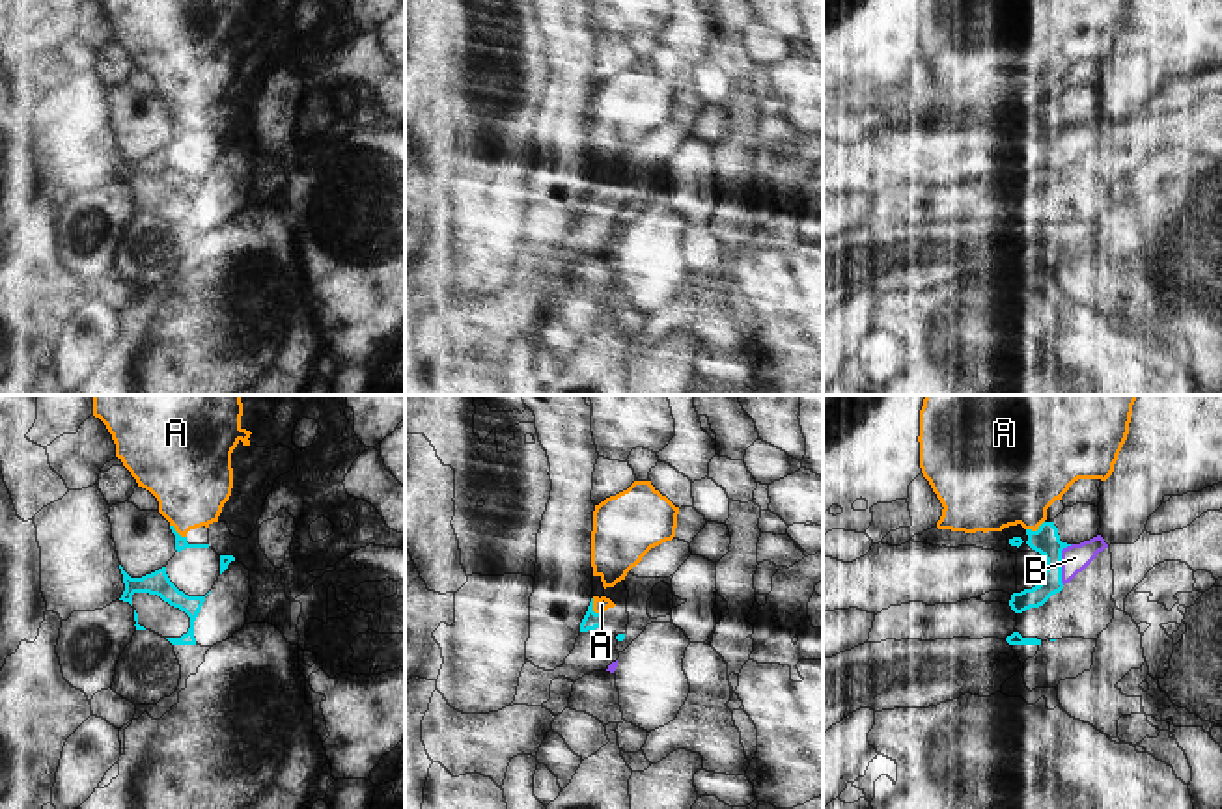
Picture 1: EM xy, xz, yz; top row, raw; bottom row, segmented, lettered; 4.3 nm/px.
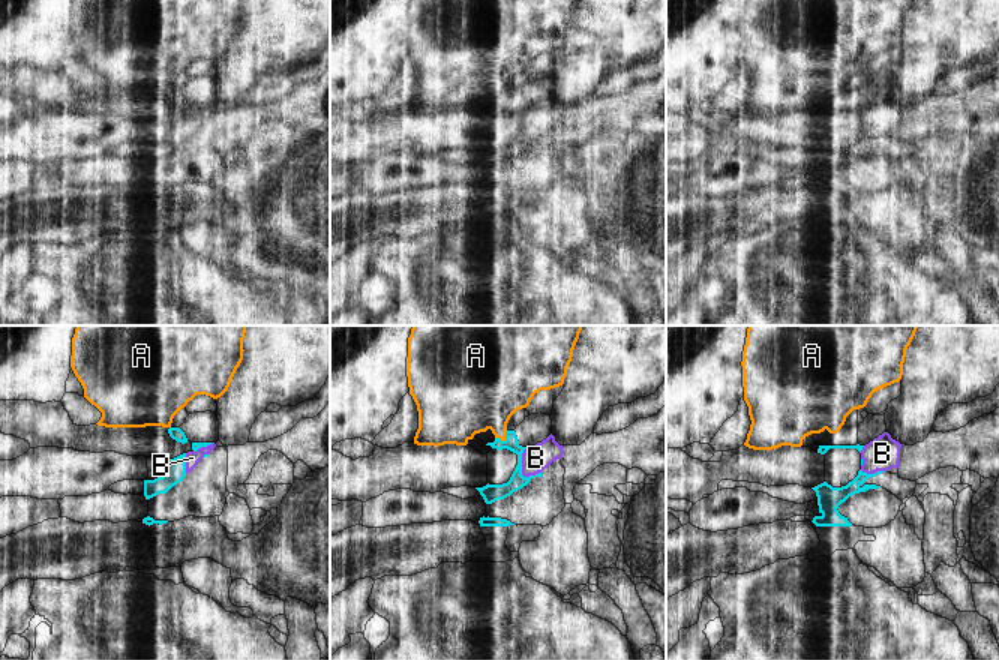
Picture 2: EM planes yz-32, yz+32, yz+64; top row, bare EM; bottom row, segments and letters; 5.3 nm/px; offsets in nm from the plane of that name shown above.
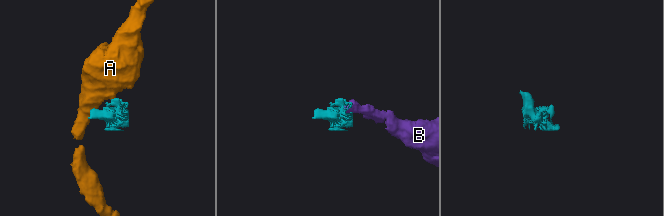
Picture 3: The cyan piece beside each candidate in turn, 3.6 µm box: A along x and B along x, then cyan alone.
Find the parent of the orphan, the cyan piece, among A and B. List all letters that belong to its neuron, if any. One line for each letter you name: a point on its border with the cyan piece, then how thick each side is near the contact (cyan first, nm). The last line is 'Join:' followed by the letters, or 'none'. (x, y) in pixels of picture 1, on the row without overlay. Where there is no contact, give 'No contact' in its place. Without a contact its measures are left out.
B: Touches cyan at yz (1060, 146). Thickness 120 nm (cyan) against 120 nm
Join: B

